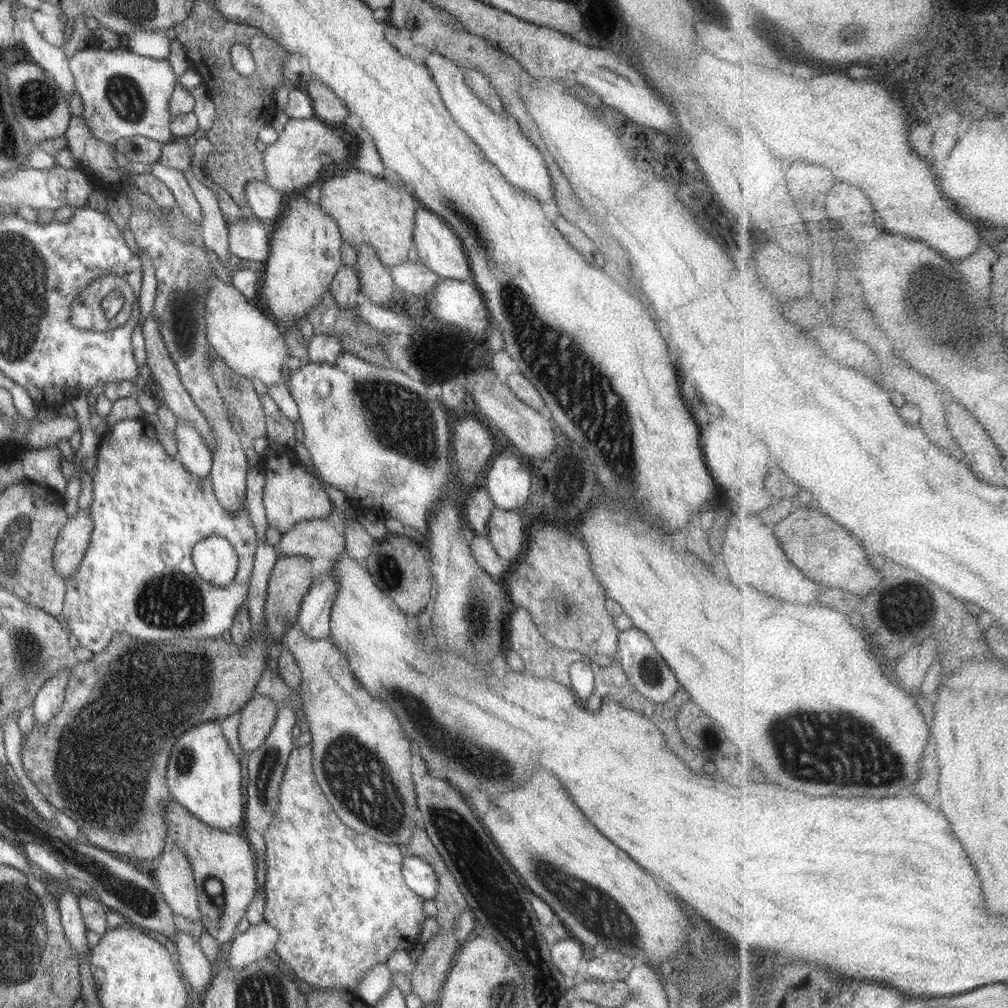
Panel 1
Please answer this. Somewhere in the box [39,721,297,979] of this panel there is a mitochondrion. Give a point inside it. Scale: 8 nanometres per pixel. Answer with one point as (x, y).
(142, 902)

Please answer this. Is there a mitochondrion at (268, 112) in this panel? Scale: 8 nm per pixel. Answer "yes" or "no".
no

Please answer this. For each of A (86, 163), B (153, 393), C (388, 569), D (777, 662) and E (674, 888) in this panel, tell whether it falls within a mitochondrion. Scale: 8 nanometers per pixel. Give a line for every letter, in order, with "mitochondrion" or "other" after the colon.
A: other
B: other
C: mitochondrion
D: other
E: other

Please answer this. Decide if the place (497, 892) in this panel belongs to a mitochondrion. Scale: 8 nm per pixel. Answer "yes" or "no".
yes

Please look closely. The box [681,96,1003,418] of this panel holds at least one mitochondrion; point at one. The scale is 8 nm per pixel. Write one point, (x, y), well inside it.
(923, 283)

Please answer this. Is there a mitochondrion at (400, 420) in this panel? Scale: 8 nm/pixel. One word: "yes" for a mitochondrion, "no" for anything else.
yes

